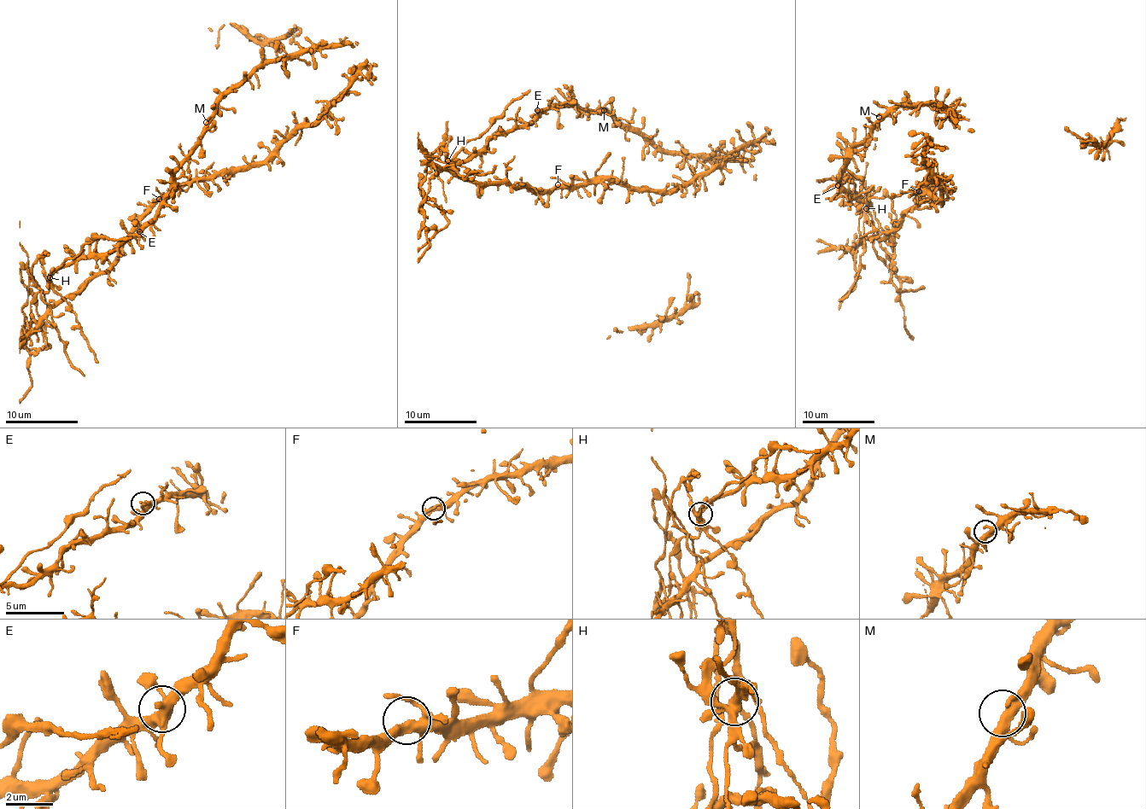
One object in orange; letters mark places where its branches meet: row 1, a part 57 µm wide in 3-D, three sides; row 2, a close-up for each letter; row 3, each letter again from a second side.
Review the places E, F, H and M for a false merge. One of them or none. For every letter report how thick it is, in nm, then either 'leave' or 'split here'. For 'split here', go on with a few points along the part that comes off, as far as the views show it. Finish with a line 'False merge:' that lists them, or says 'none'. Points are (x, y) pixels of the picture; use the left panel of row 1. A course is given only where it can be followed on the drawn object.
E: 360 nm | leave
F: 340 nm | leave
H: 320 nm | split here | (49, 277), (49, 280), (38, 259), (27, 267), (32, 282), (50, 308), (63, 352), (74, 368), (84, 375)
M: 360 nm | leave
False merge: H

